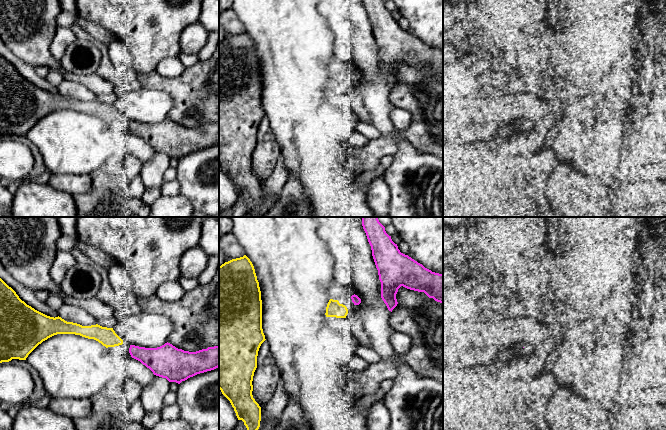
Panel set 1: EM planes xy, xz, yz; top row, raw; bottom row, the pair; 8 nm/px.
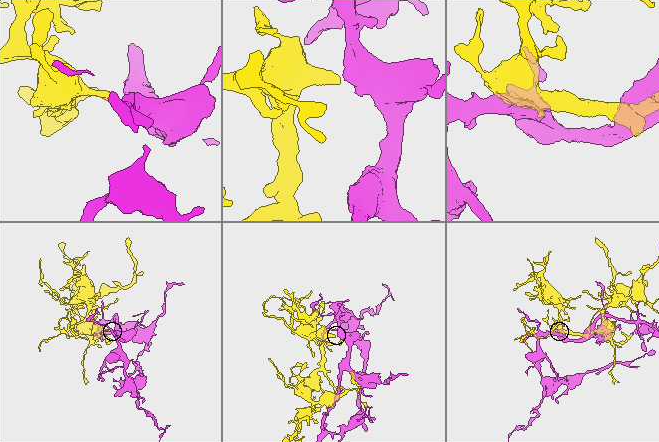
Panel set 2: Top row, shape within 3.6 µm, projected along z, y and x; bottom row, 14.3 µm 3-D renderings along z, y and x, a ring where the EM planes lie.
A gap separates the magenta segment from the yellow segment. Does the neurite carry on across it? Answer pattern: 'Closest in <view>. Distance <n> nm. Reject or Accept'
Closest in xy. Distance 70 nm. Accept

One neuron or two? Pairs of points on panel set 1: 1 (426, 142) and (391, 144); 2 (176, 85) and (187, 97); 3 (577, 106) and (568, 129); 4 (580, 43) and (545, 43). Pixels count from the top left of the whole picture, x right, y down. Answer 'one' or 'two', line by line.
1: one
2: one
3: two
4: one

